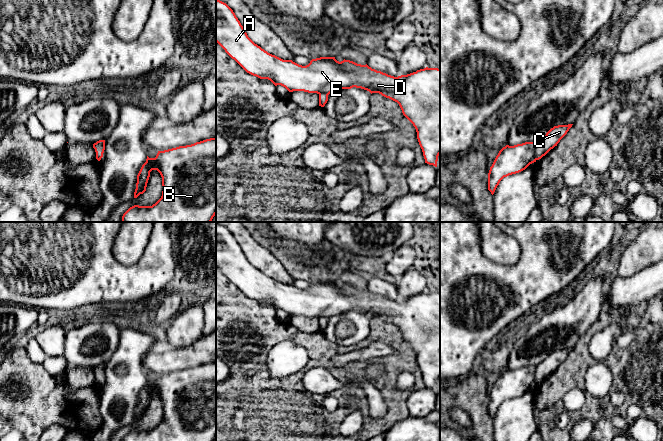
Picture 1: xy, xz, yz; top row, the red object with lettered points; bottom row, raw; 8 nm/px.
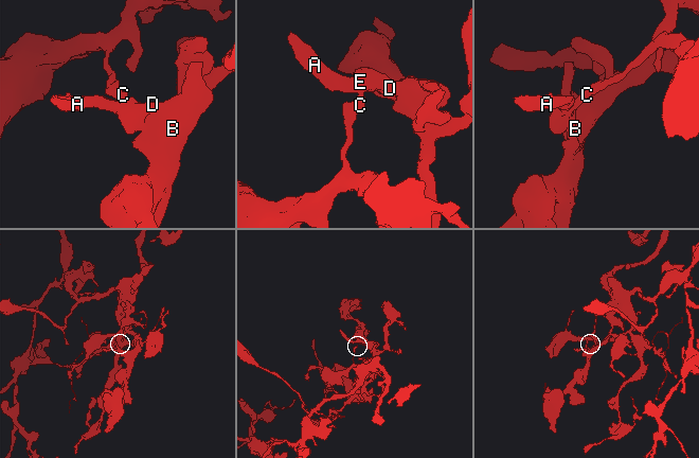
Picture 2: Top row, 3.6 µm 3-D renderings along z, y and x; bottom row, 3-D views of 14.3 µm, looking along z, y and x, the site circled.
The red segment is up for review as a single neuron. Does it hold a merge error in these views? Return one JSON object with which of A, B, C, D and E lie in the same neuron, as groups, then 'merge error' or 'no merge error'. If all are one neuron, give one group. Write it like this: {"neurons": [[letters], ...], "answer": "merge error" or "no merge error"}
{"neurons": [["A", "B", "D", "E"], ["C"]], "answer": "merge error"}

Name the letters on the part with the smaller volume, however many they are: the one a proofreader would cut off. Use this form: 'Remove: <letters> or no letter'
Remove: C

